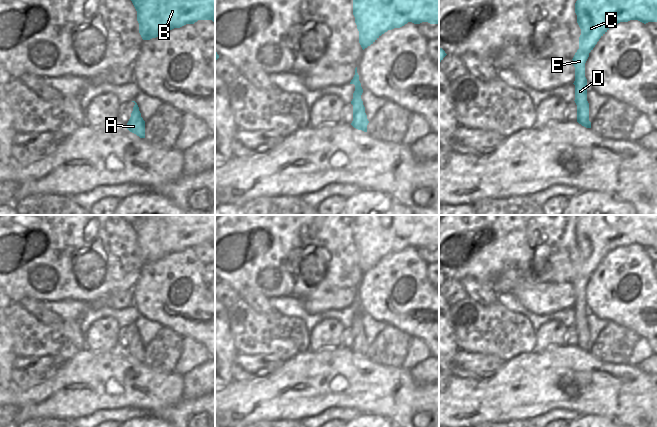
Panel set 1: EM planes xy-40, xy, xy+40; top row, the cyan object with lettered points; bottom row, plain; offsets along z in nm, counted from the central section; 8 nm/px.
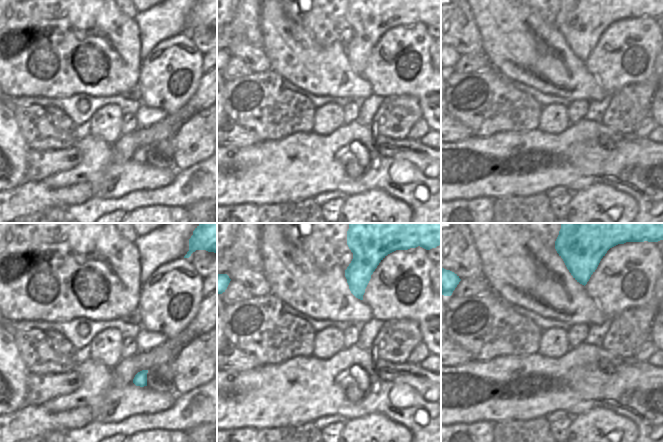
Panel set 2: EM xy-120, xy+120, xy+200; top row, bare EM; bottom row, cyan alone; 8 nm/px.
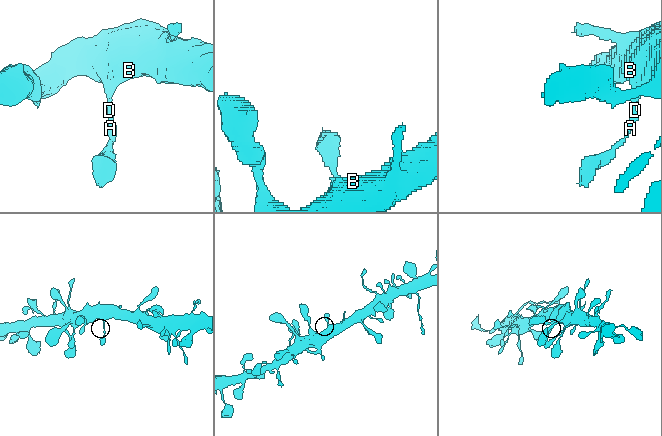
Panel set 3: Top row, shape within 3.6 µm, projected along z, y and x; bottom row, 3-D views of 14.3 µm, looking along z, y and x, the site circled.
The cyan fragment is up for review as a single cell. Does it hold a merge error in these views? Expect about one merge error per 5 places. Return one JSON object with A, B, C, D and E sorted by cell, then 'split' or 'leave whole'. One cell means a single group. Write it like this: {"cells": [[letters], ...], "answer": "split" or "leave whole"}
{"cells": [["A", "B", "C", "D", "E"]], "answer": "leave whole"}

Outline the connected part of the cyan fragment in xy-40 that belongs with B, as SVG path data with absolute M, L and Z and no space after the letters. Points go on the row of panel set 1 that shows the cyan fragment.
M131 0L139 23L139 33L143 40L156 38L174 28L194 24L198 20L215 22L215 0Z

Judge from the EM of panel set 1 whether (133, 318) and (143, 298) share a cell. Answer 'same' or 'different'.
different

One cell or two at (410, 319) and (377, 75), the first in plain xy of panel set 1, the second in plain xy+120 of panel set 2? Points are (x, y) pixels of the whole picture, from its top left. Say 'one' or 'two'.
one

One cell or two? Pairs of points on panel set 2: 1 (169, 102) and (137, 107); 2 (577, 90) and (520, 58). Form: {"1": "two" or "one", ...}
{"1": "two", "2": "one"}

